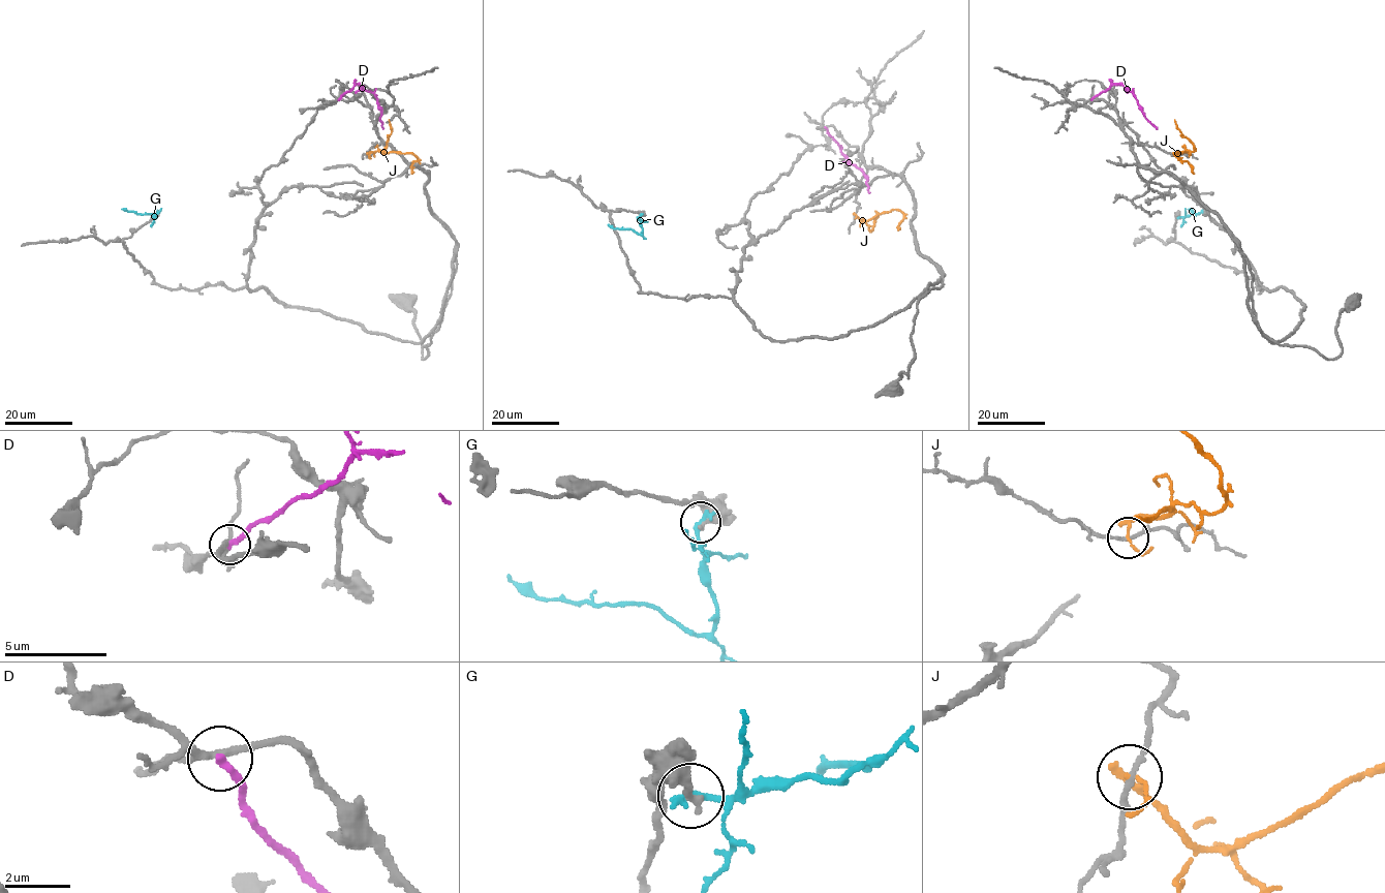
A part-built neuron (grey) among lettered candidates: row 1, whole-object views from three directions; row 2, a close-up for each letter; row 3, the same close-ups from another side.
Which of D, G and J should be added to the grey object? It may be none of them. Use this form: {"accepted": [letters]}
{"accepted": []}

